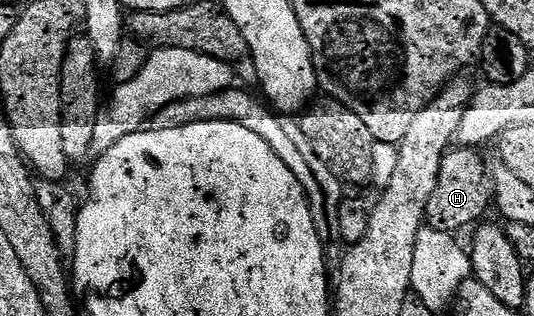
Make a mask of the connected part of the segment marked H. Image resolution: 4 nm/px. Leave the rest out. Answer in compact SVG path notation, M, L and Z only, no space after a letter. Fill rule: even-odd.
M457 147L446 153L441 160L435 191L431 191L431 199L427 203L425 212L425 225L428 228L457 235L460 234L460 229L468 230L474 223L480 222L484 218L481 216L491 209L487 161L477 153L480 152L473 147Z

